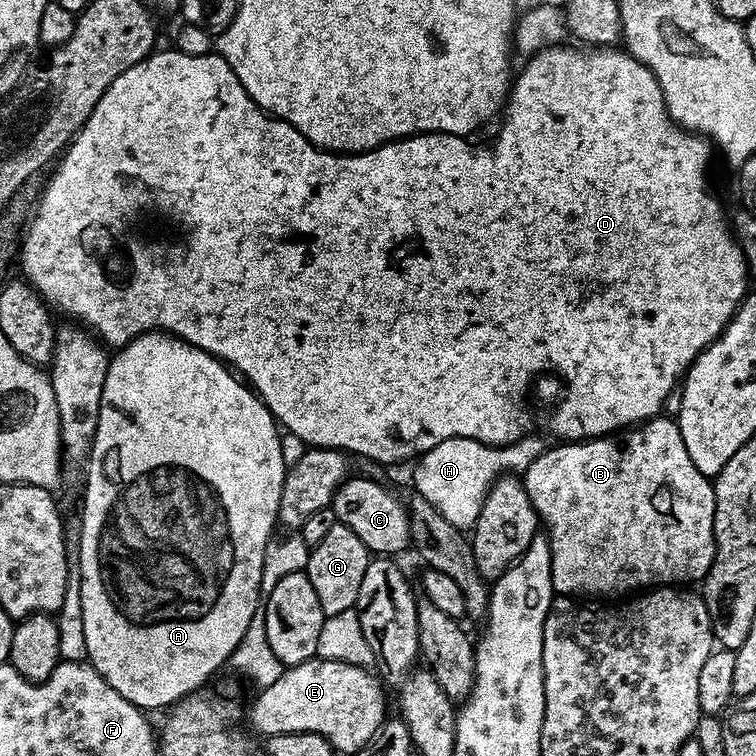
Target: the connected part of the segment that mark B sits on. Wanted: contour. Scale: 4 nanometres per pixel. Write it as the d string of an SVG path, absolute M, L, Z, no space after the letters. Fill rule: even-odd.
M661 414L653 419L645 420L644 423L635 425L627 430L621 431L619 434L610 436L600 436L596 440L581 440L579 442L560 442L552 448L545 447L544 453L538 458L534 458L534 462L530 462L530 466L522 474L524 489L530 498L530 502L534 506L536 515L539 516L541 525L546 529L546 535L550 542L550 550L552 551L552 591L553 593L569 598L592 598L588 596L620 596L616 598L624 598L629 594L635 593L637 590L651 590L657 586L692 586L692 583L703 581L704 576L710 570L710 566L716 557L716 539L714 538L714 510L716 509L716 489L713 481L709 477L702 474L702 470L698 470L698 466L694 466L694 462L690 462L690 454L686 450L686 442L682 442L682 434L680 433L680 425L675 419L669 418L667 415Z

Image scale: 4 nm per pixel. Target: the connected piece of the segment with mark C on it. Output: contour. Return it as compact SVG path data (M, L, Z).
M349 475L344 484L338 486L330 507L334 510L336 522L354 530L354 534L358 534L358 538L362 538L368 547L369 553L392 554L388 552L400 552L404 547L409 547L412 535L408 509L399 495L396 497L390 489L383 488L380 482L370 476Z

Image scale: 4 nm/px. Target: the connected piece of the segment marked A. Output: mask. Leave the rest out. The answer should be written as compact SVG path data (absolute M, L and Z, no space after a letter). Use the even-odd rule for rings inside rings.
M143 332L109 359L106 386L102 386L98 430L92 439L92 452L86 465L88 481L84 484L78 561L82 606L78 609L78 616L80 628L84 631L84 648L88 651L87 663L136 708L164 710L177 704L182 697L205 687L208 679L223 664L225 667L231 661L232 652L238 642L242 642L242 634L246 634L246 626L250 626L254 614L261 607L260 583L264 555L274 536L272 527L275 529L278 524L276 515L286 471L280 445L281 435L271 410L247 383L237 379L215 356L178 336L167 332Z

